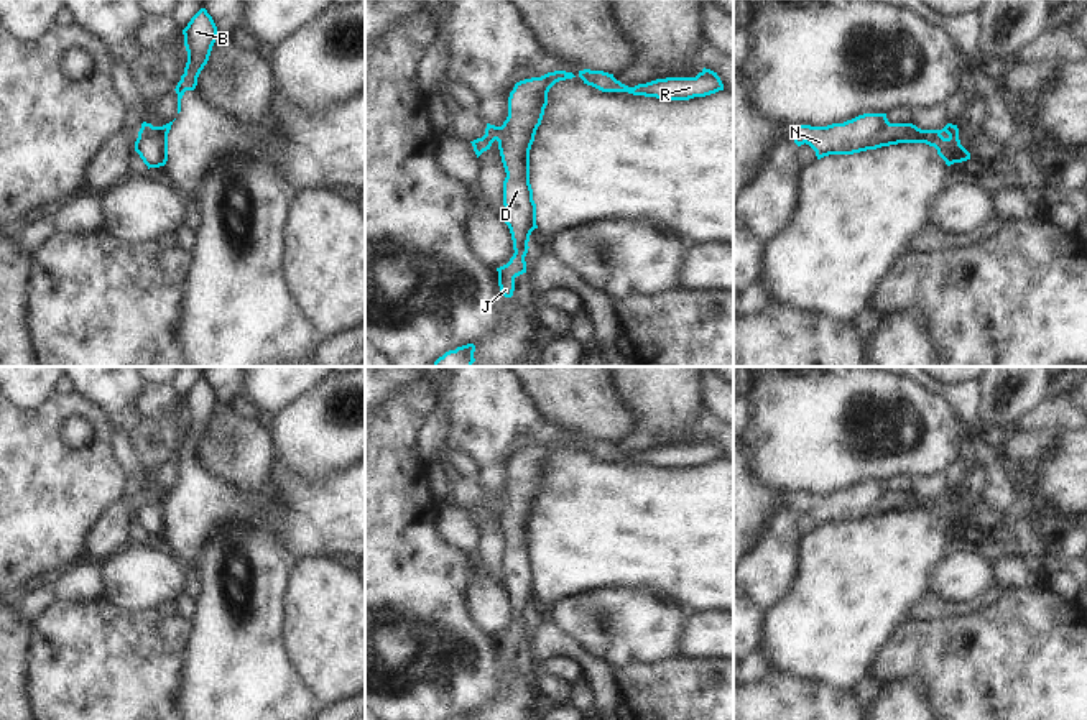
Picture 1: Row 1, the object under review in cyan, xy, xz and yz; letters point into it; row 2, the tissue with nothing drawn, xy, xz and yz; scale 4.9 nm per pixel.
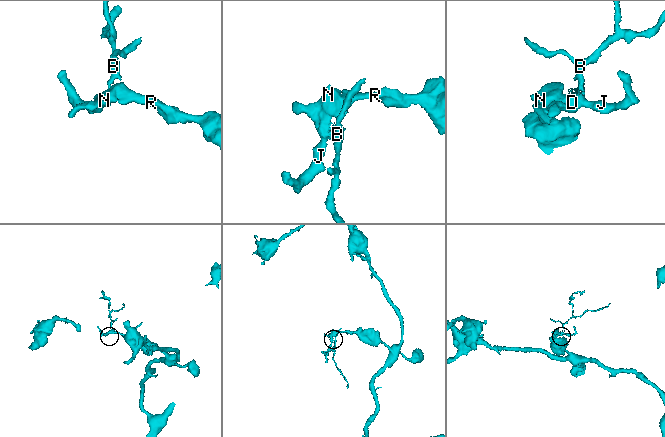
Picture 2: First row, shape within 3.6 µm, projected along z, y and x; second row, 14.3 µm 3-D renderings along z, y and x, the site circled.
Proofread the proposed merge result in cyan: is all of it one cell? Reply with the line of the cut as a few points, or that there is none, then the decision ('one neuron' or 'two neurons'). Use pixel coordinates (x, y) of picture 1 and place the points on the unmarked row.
cut yz (934, 498), (931, 512), (944, 526), (957, 530); two neurons

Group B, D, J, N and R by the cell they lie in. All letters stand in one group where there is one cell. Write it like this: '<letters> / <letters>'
B / D J N R

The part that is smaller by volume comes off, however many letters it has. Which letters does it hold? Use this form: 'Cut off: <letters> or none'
Cut off: B

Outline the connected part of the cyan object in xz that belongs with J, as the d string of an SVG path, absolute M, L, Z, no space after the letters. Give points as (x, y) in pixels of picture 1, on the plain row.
M554 439L516 450L508 465L508 485L503 493L487 492L485 503L470 510L479 526L497 508L506 541L502 585L510 597L515 621L506 633L497 636L500 662L505 666L513 664L515 646L526 641L525 625L534 598L530 518L548 473L549 457L572 445L576 445L572 441Z

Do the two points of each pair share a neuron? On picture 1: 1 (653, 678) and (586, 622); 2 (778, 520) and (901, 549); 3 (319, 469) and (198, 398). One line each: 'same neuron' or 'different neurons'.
1: different neurons
2: different neurons
3: different neurons

